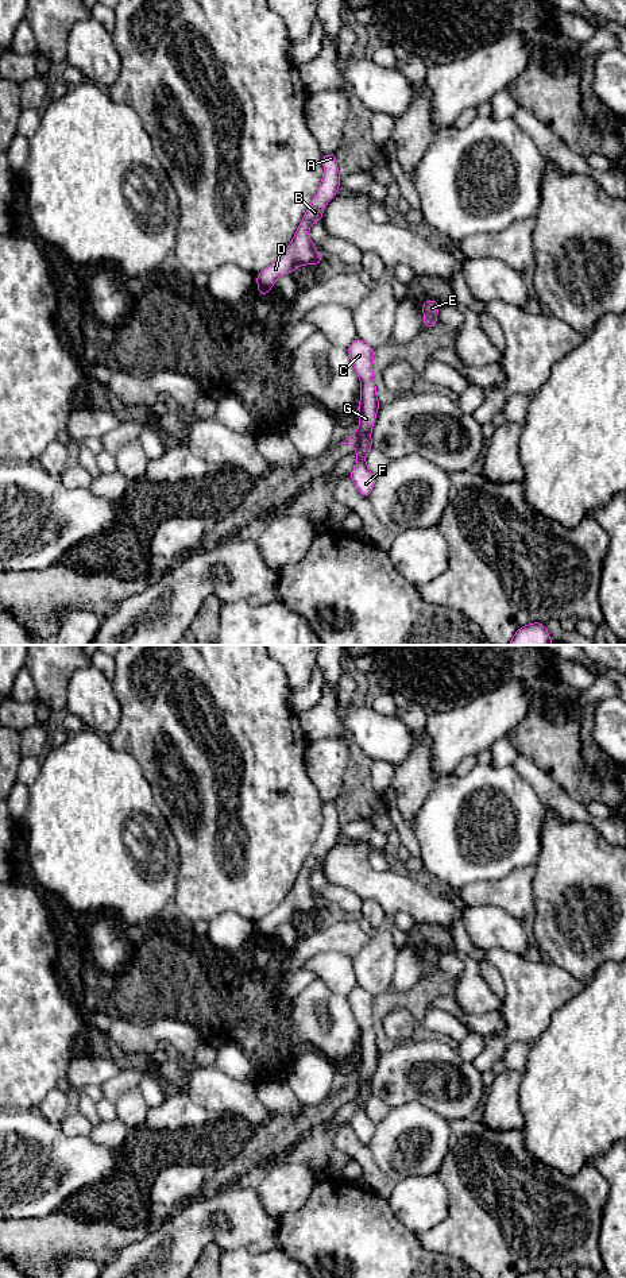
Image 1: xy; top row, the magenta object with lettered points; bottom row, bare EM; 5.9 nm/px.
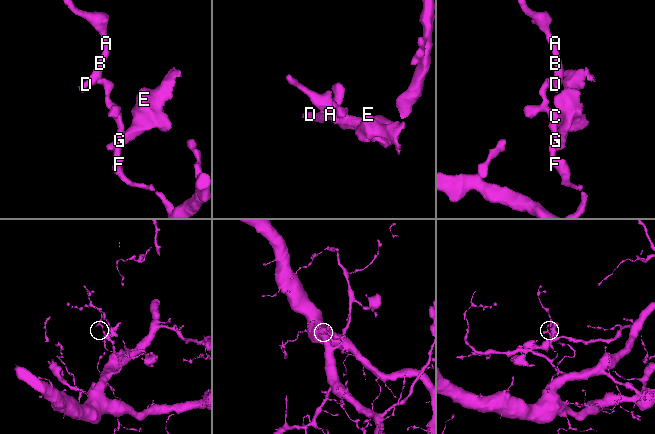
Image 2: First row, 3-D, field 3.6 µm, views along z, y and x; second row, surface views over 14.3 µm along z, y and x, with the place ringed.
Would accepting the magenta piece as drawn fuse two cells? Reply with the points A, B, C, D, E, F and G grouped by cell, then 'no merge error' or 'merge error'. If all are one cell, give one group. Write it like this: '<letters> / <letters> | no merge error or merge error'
A B C D F G / E | merge error

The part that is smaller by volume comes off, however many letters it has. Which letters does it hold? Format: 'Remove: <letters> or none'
Remove: E

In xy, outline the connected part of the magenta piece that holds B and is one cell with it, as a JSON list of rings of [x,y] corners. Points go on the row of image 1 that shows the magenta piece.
[[[322,154],[322,165],[324,174],[318,190],[304,213],[293,240],[274,263],[256,275],[259,294],[267,296],[281,275],[294,271],[298,266],[322,263],[309,238],[309,228],[313,223],[322,220],[322,212],[337,194],[341,181],[335,154]]]

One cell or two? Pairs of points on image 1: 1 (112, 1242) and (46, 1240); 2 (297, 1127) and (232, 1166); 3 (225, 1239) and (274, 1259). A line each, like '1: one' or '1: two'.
1: one
2: one
3: two

